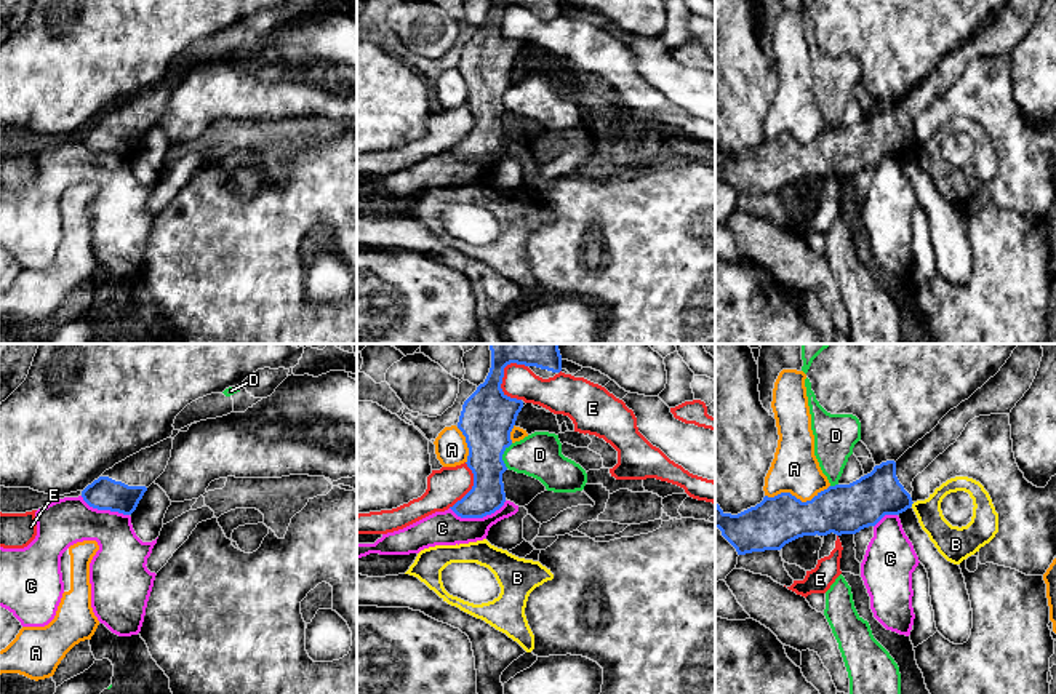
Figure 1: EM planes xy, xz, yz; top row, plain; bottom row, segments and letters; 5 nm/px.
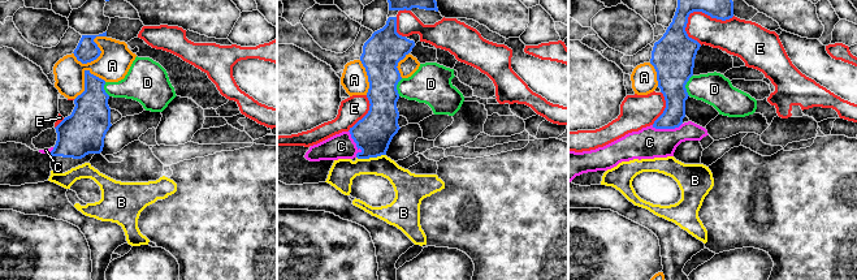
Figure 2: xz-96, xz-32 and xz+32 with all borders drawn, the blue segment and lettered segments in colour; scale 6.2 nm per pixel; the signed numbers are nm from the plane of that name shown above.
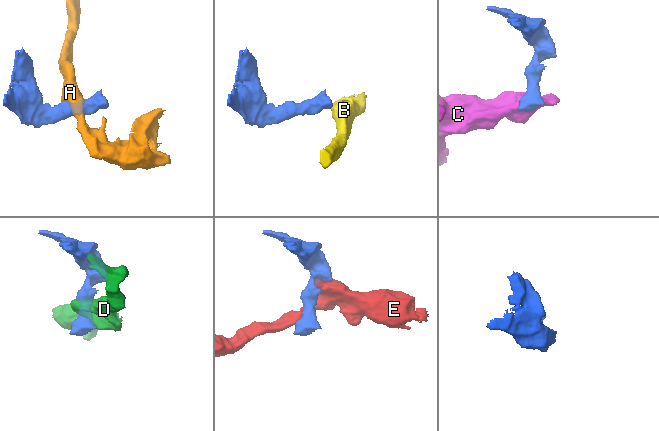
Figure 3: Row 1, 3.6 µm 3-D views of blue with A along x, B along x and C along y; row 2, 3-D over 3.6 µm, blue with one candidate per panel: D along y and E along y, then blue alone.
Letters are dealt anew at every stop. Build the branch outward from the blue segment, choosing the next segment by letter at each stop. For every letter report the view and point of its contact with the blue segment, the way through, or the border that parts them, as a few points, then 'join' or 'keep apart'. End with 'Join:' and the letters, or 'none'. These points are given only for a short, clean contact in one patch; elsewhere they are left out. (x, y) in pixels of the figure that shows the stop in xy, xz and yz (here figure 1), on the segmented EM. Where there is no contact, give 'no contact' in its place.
A: meets blue in yz at (797, 499); border along yz (829, 485), (805, 501), (789, 493), (765, 496); keep apart
B: meets blue in yz at (912, 502); border along yz (914, 502), (911, 506); keep apart
C: meets blue in xz at (477, 517); border along xz (506, 501), (482, 517), (458, 517), (450, 509); keep apart
D: meets blue in xz at (501, 456); border along xz (512, 443), (503, 454), (506, 467); keep apart
E: meets blue in xz at (500, 386); keep apart
Join: none

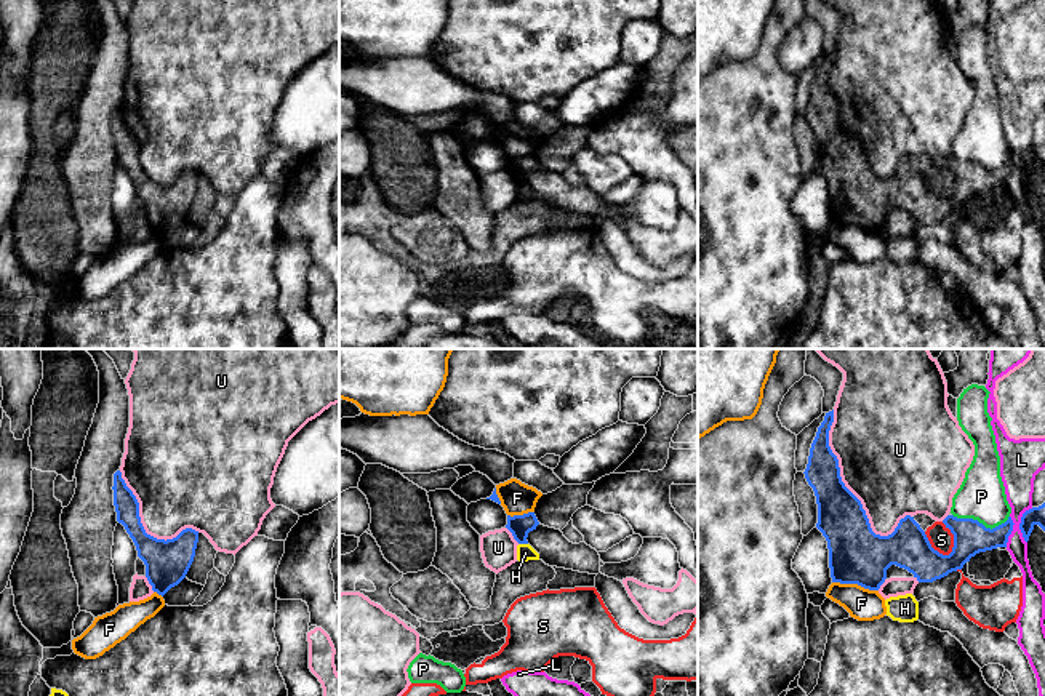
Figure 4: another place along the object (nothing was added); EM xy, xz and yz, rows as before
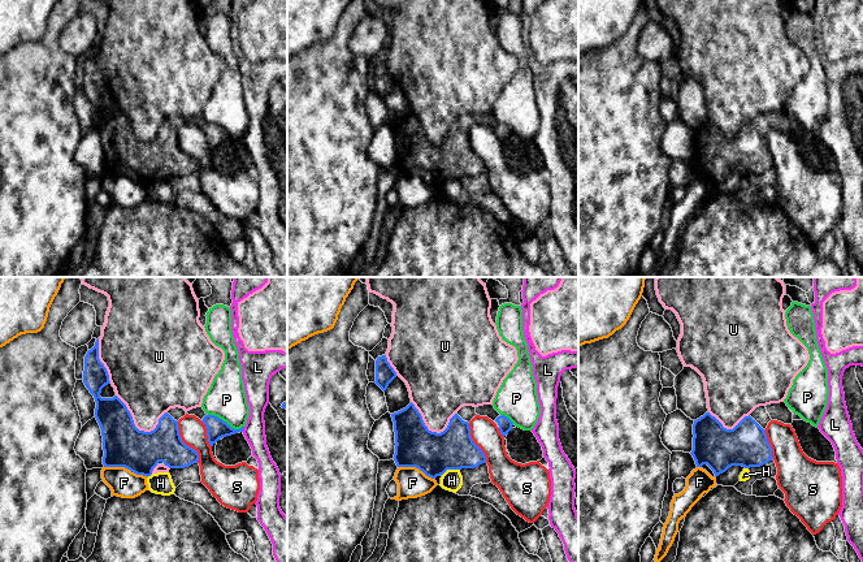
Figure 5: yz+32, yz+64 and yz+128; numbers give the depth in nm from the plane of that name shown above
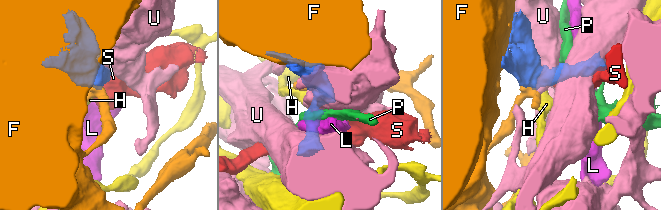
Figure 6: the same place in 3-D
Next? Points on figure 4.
F: meets blue in yz at (855, 583); keep apart
H: meets blue in xz at (524, 543); border along xz (519, 543), (527, 544); keep apart
L: meets blue in yz at (1020, 524); border along yz (1032, 508), (1023, 514), (1020, 524), (1020, 532), (1026, 543); keep apart
P: meets blue in yz at (981, 524); border along yz (952, 514), (962, 519), (976, 519), (991, 528), (1008, 519); keep apart
S: meets blue in yz at (933, 549); keep apart
U: meets blue in yz at (840, 477); keep apart
Join: none

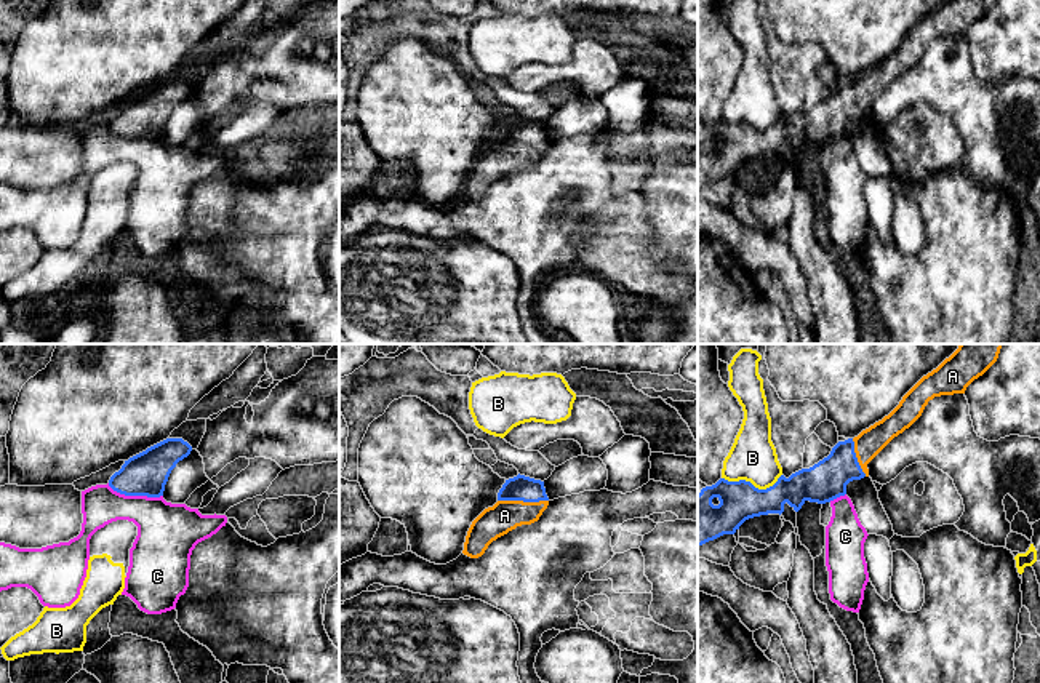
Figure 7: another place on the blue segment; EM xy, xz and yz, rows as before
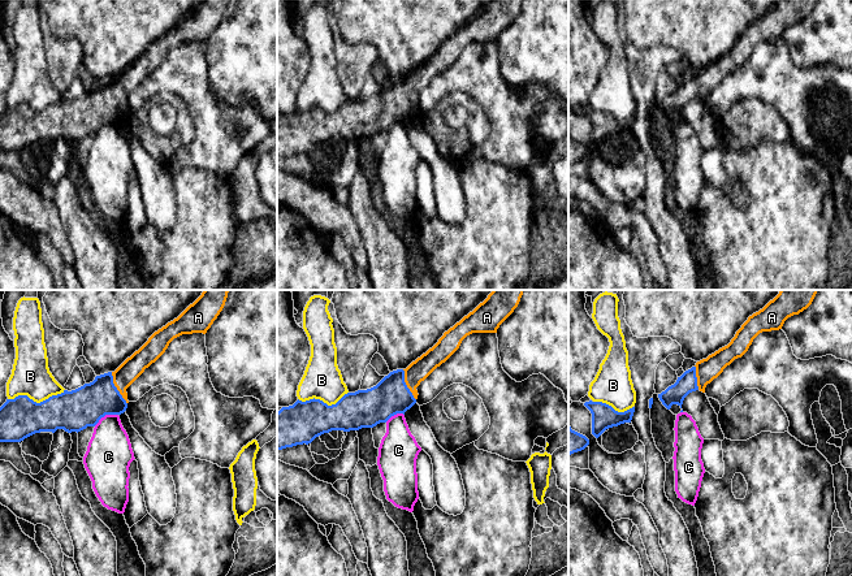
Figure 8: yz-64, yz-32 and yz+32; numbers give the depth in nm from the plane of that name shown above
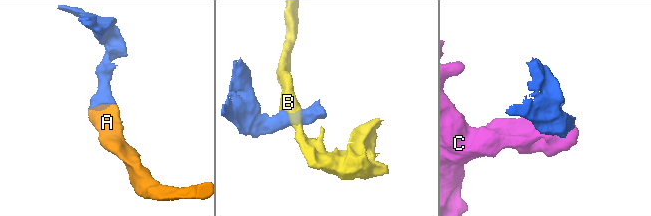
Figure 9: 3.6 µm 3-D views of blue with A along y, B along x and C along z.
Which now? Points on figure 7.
A: meets blue in xz at (524, 501); runs through xz (524, 488), (524, 501), (504, 515); join
B: meets blue in yz at (752, 485); border along yz (781, 474), (765, 488), (722, 477); keep apart
C: meets blue in xy at (135, 495); border along xy (108, 483), (125, 495), (162, 496); keep apart
Join: A

